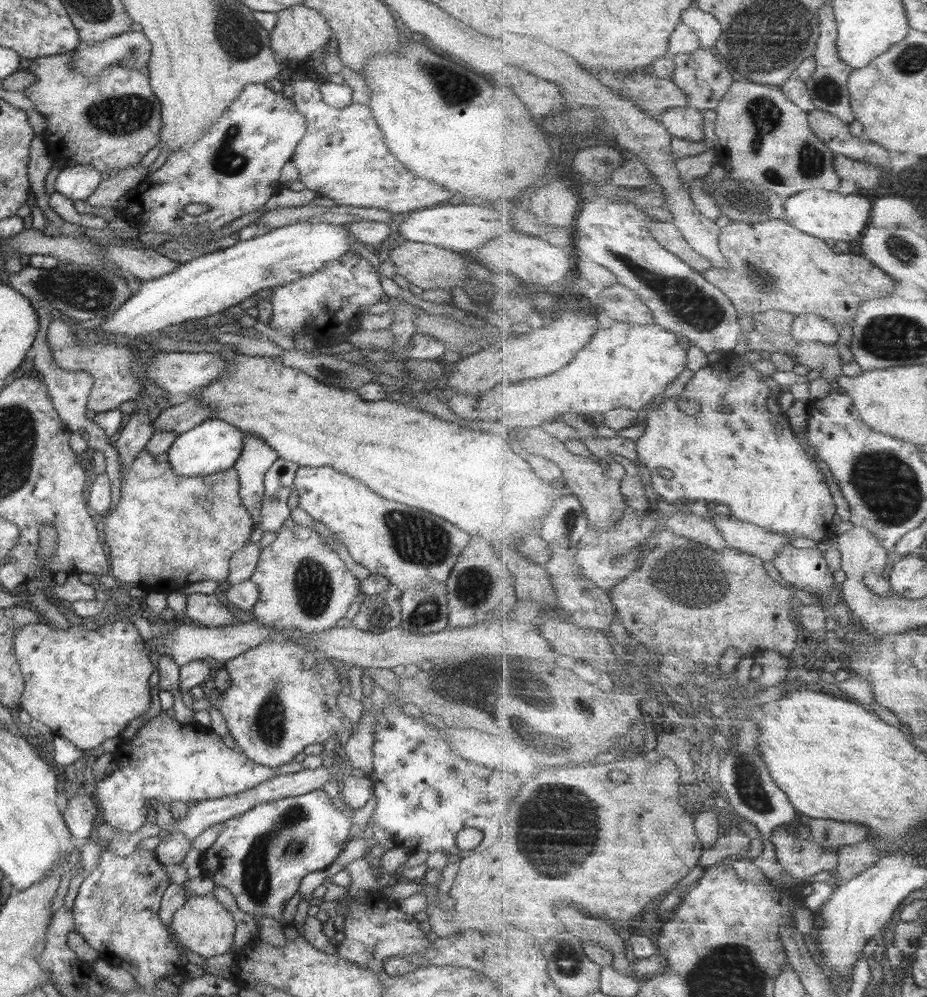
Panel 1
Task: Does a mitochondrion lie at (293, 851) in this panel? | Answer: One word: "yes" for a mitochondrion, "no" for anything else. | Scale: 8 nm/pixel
yes

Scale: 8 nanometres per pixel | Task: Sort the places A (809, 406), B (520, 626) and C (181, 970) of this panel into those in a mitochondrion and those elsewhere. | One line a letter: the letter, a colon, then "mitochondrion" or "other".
A: other
B: other
C: other

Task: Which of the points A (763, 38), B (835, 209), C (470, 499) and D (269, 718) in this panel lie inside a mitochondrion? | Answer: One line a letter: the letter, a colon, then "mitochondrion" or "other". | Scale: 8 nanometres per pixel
A: mitochondrion
B: other
C: other
D: mitochondrion

